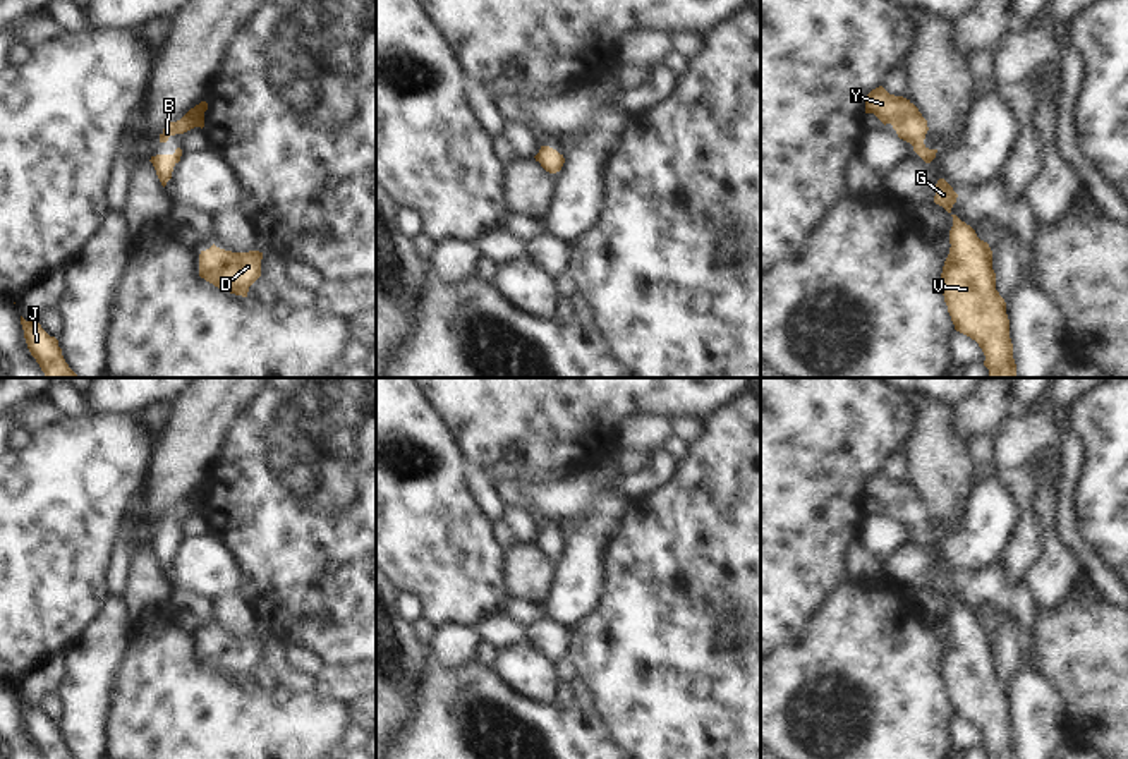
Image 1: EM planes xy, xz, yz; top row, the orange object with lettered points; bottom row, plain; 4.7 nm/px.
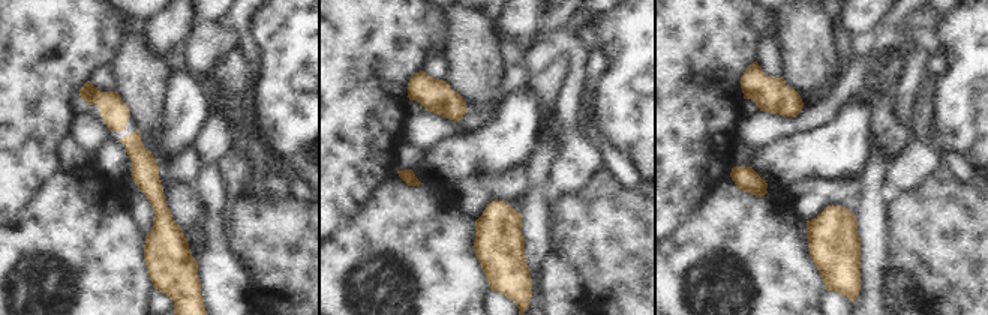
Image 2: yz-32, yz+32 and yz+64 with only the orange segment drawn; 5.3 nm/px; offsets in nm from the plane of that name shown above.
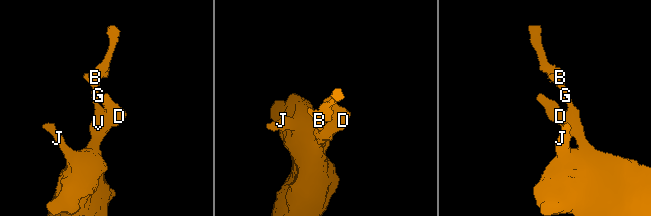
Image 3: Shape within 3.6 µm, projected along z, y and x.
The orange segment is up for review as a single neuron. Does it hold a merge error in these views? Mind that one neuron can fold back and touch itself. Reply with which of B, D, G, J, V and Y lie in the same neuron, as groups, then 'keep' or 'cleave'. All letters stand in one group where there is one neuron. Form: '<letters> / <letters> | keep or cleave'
B D G J V Y | keep

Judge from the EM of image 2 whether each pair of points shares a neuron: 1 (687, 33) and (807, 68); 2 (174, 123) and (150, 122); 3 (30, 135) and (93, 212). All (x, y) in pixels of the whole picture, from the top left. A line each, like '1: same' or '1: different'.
1: different
2: different
3: different

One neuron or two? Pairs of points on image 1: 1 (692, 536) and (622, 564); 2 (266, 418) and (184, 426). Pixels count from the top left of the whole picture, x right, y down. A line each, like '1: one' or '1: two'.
1: one
2: two

